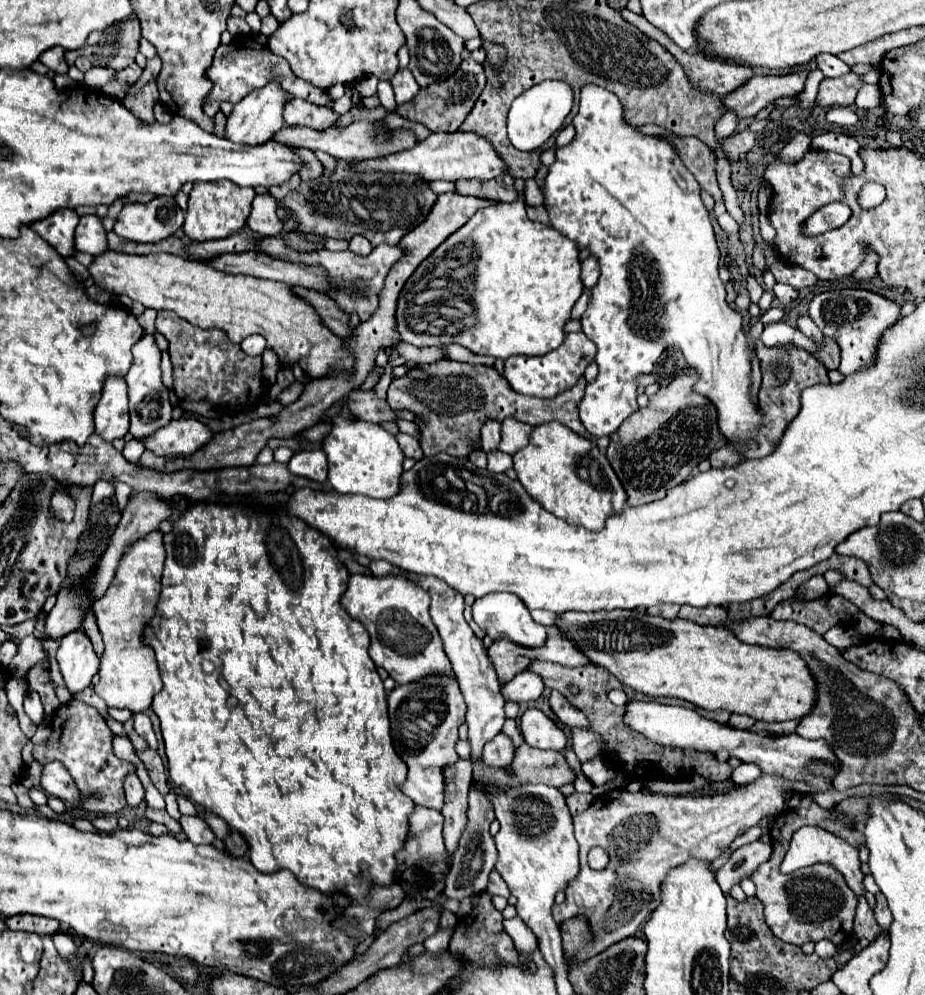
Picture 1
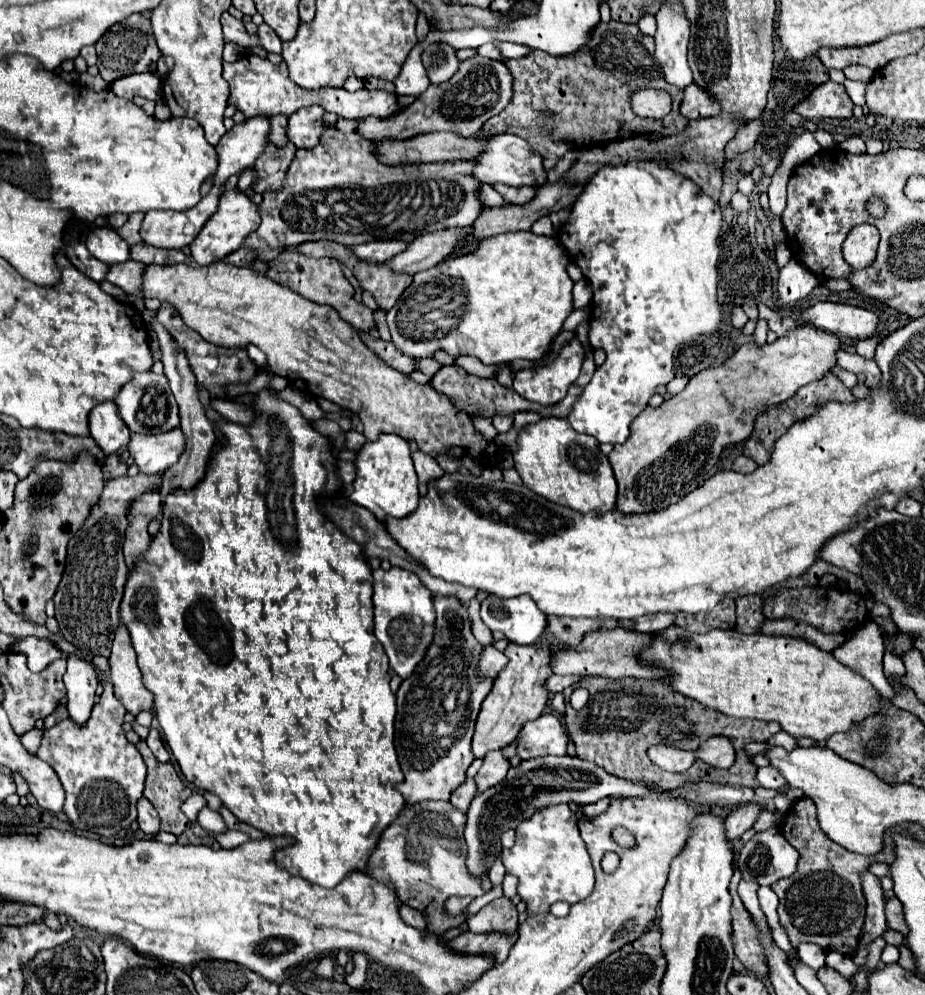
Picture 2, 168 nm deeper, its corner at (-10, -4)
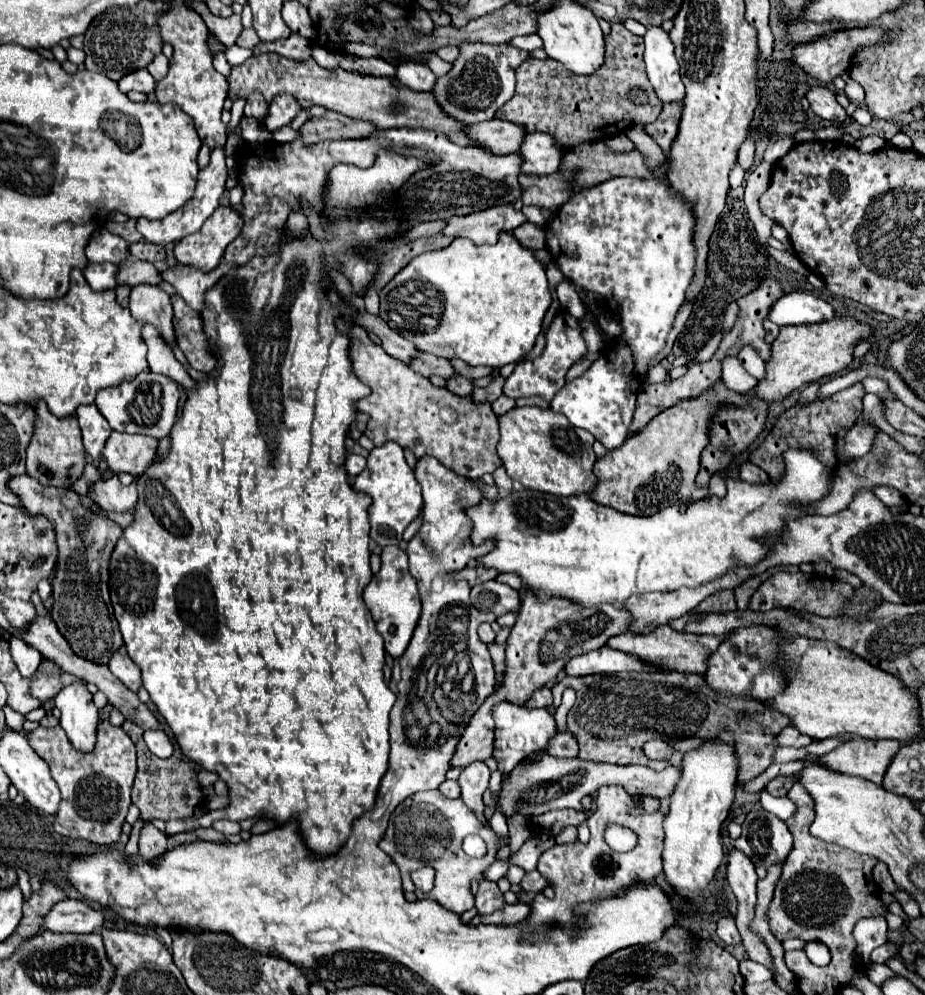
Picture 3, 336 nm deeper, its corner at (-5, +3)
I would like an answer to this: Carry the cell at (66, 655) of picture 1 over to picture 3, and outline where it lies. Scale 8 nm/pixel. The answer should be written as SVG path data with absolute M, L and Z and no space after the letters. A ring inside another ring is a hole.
M76 677L74 683L62 687L54 703L60 711L60 725L64 727L72 745L80 751L94 749L98 709L92 703L92 693L86 689L86 683Z

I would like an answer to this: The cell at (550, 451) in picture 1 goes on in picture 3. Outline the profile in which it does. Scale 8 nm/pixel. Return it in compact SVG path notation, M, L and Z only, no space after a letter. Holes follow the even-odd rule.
M514 407L498 419L502 435L498 443L498 455L502 457L504 467L512 479L520 481L524 487L558 497L594 491L598 477L592 473L596 461L592 451L592 433L572 427L566 417L554 413L552 409Z

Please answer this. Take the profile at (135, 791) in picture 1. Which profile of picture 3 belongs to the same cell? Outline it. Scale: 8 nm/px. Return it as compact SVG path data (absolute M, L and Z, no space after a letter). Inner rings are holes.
M146 821L146 825L140 829L140 855L146 859L146 861L154 861L160 853L164 853L168 849L168 839L166 835L156 829L150 821Z

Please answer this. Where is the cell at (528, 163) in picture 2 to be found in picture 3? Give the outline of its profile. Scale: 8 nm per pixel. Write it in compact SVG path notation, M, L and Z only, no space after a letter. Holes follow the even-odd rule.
M526 133L518 153L522 155L520 171L524 175L546 175L560 167L564 147L556 145L548 133Z

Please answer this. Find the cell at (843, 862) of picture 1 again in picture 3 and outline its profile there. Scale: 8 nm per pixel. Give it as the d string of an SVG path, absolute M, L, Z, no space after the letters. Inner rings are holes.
M882 915L874 917L864 917L862 921L856 923L854 927L854 939L856 939L856 955L854 961L860 967L870 965L870 953L886 943L886 933L888 925Z

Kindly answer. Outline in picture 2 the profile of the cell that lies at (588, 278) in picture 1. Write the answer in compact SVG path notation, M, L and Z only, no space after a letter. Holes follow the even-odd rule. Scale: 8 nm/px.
M579 280L575 286L573 286L573 310L579 310L579 308L585 308L589 302L591 302L591 286L587 280Z

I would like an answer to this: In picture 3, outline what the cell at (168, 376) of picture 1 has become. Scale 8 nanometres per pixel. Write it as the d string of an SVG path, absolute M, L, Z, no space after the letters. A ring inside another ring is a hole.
M112 431L112 435L106 441L106 447L102 451L102 457L106 459L108 467L114 473L132 473L142 475L146 471L146 465L156 459L156 437L146 435L126 435Z

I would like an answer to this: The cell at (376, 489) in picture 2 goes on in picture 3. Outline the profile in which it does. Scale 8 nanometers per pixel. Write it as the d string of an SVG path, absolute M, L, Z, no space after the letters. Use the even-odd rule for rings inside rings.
M386 441L382 447L374 447L366 459L366 469L354 477L354 491L370 495L372 503L368 507L370 519L370 537L380 545L398 545L402 541L402 533L412 519L418 517L422 509L422 491L418 481L414 479L412 469L404 459L404 449L394 443Z

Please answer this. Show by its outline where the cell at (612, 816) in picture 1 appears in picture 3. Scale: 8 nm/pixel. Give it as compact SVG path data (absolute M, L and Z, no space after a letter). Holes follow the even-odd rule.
M620 785L600 787L596 795L596 809L588 819L590 841L554 845L548 851L544 851L538 861L538 871L550 881L556 897L554 899L534 897L534 901L530 903L532 911L530 917L526 919L526 925L530 927L532 941L546 941L548 933L554 929L568 929L574 935L580 935L586 929L586 915L574 915L576 905L618 897L626 893L626 889L638 883L654 883L654 879L662 873L662 845L664 845L662 821L664 813L660 809L654 813L646 813L640 807L640 801L632 799L632 795L628 795ZM606 823L620 823L636 831L638 845L628 853L612 851L606 845L602 833Z

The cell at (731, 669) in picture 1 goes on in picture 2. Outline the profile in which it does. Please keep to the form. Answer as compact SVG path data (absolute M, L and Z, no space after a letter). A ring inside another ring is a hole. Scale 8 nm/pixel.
M669 626L659 632L659 640L655 640L655 648L651 648L651 656L675 672L675 676L667 676L667 680L677 692L683 692L685 696L695 698L697 702L727 716L779 722L781 728L793 738L811 738L815 742L827 740L837 732L851 730L865 718L883 710L883 696L869 680L835 660L831 652L825 652L803 638L741 634L737 630L711 630L701 636Z

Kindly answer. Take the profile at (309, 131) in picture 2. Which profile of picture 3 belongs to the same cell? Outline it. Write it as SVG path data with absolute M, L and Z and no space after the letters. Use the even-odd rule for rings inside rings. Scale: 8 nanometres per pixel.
M278 95L272 103L270 103L270 109L268 109L268 117L264 121L264 125L270 129L270 131L276 131L284 125L290 125L292 119L302 111L302 107L298 105L298 101L294 101L294 97L290 95Z

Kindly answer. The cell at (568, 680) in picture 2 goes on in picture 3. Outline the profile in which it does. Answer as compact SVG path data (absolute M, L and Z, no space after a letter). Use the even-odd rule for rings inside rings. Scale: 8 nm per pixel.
M602 647L584 655L578 655L566 663L564 673L568 677L584 677L594 673L618 673L618 671L652 671L638 657Z

